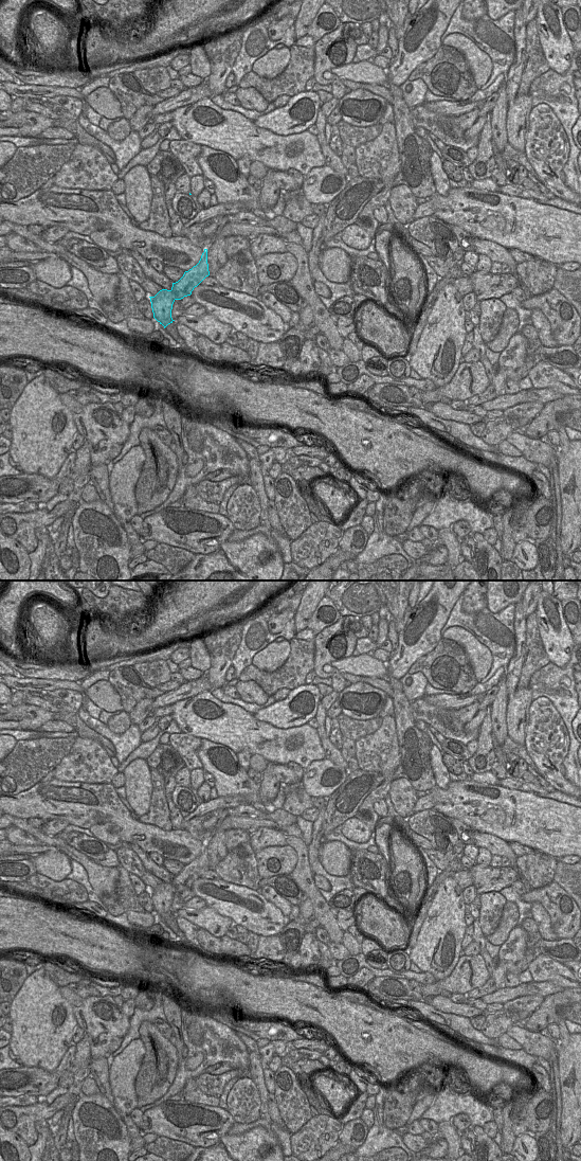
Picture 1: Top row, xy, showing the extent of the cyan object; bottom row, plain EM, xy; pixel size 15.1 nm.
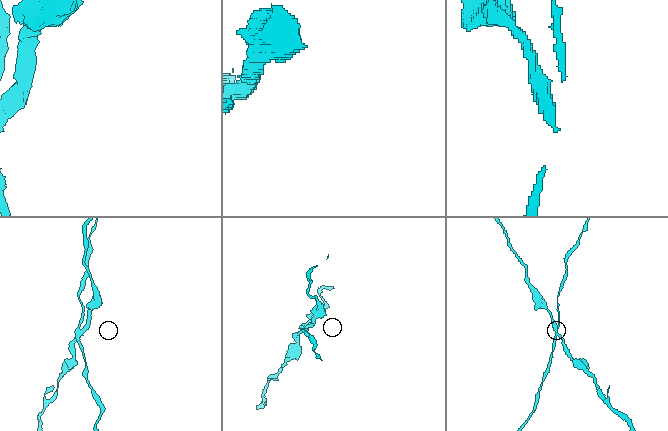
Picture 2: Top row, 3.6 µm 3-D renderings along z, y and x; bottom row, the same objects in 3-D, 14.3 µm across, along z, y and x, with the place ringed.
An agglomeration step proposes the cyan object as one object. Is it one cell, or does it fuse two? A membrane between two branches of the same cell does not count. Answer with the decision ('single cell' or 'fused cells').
fused cells

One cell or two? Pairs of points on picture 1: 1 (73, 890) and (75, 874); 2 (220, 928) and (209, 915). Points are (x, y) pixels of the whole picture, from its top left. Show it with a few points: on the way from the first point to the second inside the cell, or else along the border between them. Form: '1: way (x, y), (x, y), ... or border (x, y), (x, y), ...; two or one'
1: border (66, 877), (79, 882), (86, 890), (88, 899); two
2: way (217, 925), (211, 918); one

